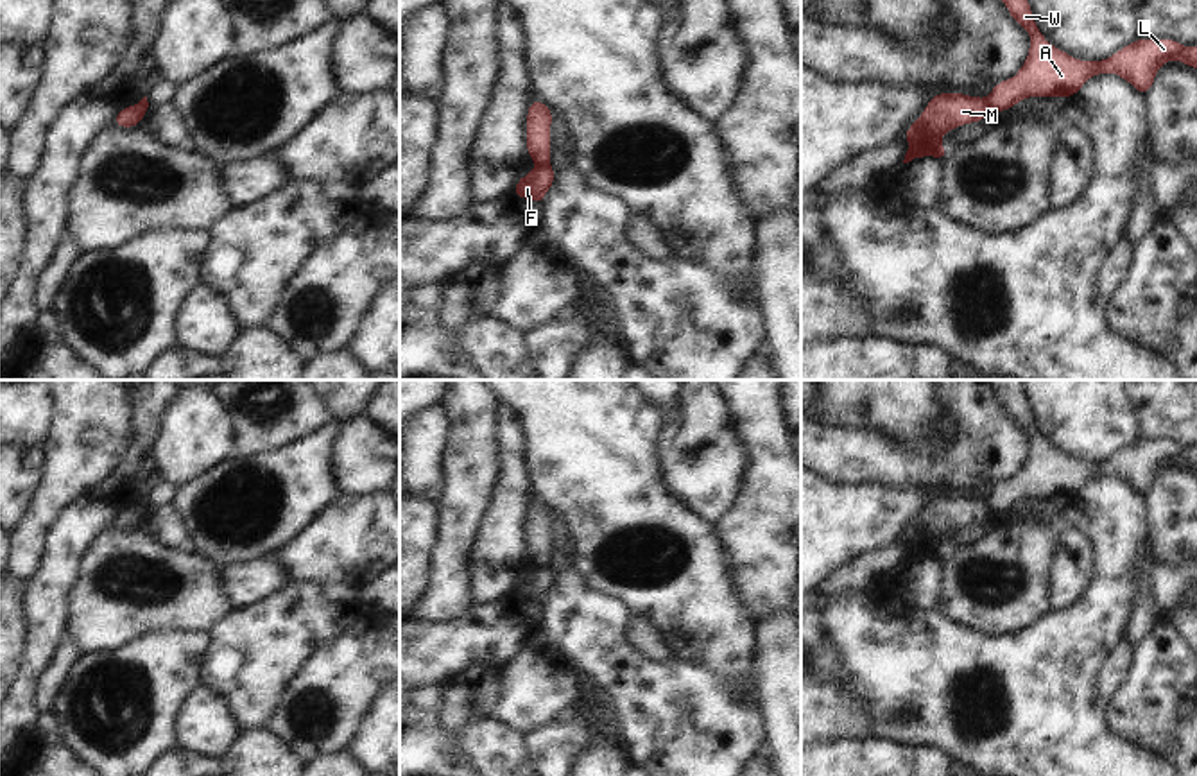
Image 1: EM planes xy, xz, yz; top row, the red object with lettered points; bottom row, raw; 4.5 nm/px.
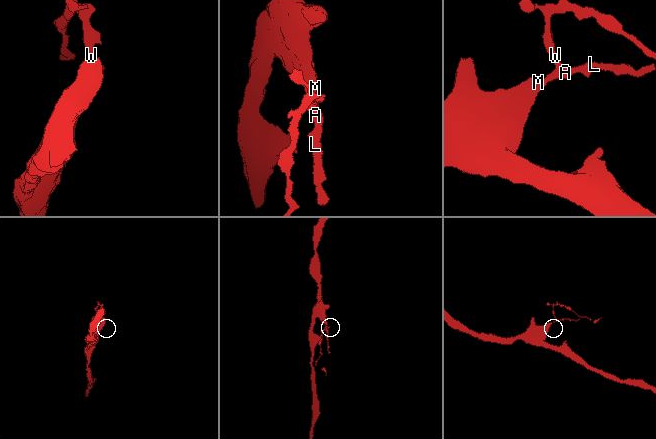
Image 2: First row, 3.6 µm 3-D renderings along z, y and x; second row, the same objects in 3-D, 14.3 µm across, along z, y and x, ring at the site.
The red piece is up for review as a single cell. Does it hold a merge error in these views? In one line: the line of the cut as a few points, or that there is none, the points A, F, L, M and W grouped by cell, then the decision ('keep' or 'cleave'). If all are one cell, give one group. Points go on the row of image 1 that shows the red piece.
cut in yz along (986, 99), (991, 110); A F L W / M; cleave

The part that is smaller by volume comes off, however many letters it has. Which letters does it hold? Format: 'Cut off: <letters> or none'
Cut off: A, F, L, W

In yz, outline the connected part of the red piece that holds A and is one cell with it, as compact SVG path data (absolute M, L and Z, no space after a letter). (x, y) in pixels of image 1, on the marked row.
M1027 0L1002 2L1012 20L1029 30L1030 48L1012 79L993 86L986 99L991 111L1007 111L1029 97L1072 99L1089 77L1098 73L1113 72L1147 95L1165 61L1183 61L1197 70L1197 47L1183 47L1175 39L1140 38L1104 61L1079 61L1046 41Z

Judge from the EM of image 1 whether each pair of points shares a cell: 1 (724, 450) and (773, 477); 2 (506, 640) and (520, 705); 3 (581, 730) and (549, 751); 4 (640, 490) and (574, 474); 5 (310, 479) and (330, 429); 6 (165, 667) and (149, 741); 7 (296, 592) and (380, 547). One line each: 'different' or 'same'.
1: different
2: different
3: same
4: same
5: same
6: same
7: different

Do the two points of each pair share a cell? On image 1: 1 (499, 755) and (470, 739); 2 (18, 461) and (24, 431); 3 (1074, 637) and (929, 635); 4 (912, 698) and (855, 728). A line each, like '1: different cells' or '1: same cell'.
1: same cell
2: different cells
3: same cell
4: different cells

